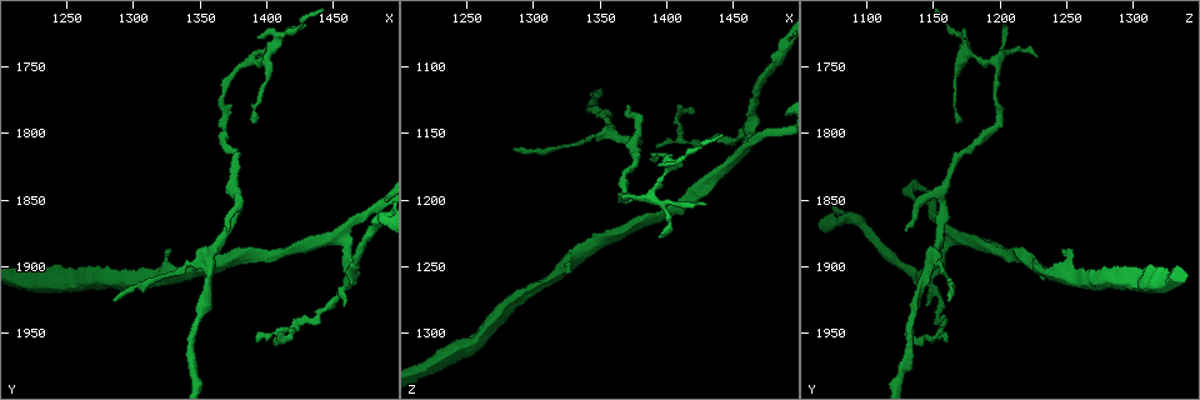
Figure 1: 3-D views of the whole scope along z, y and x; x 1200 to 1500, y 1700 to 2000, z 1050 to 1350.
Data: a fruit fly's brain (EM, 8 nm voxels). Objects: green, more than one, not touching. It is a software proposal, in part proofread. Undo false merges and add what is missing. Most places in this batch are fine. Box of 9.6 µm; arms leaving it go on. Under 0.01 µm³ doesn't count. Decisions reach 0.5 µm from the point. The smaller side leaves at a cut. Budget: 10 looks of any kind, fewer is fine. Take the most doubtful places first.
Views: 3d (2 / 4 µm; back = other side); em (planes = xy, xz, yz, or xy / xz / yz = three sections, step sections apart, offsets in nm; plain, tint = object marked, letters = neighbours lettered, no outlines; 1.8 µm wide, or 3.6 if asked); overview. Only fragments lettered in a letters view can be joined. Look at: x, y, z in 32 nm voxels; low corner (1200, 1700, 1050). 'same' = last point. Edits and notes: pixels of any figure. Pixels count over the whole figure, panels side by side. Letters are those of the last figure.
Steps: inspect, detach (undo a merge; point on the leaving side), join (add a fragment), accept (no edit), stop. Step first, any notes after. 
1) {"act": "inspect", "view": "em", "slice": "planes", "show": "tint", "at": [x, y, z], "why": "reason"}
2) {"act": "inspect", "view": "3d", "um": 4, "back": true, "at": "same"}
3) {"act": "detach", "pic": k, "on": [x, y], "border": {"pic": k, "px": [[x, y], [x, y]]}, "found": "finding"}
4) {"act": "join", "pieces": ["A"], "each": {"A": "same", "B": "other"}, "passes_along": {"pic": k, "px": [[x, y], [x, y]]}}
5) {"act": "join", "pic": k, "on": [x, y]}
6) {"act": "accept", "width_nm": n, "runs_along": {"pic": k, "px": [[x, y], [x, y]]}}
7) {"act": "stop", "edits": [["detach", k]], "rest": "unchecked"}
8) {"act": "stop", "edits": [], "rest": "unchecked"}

{"act": "inspect", "view": "em", "slice": "yz", "step": 16, "show": "tint", "at": [1422, 1946, 1134], "why": "tapers out"}

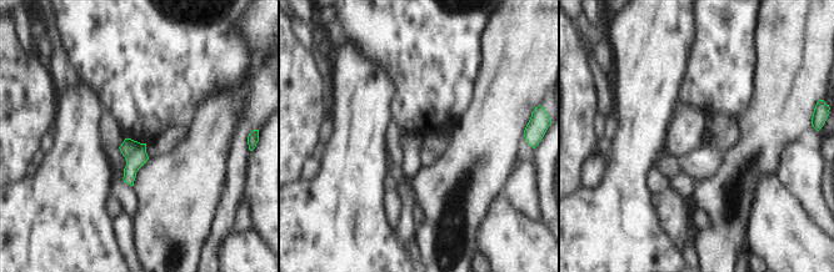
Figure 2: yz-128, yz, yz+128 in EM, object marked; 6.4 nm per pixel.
{"act": "inspect", "view": "em", "slice": "planes", "show": "letters", "at": "same", "why": "another direction"}

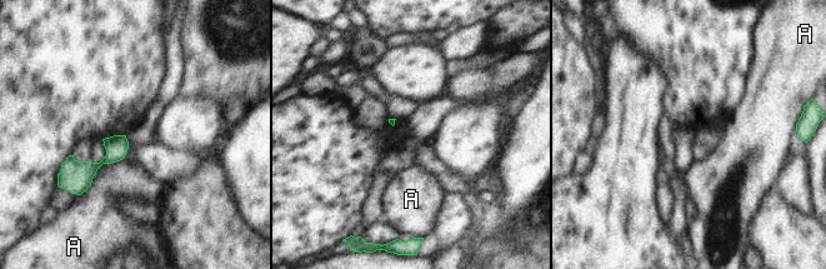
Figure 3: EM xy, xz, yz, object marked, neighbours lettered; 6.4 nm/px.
{"act": "accept", "each": {"A": "other"}, "found": "no lettered fragment goes on from it"}

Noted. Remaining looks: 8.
{"act": "inspect", "view": "3d", "um": 4, "at": [1284, 1926, 1162], "why": "branch stops here"}

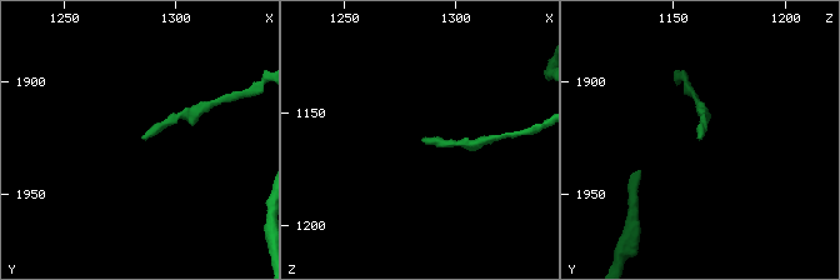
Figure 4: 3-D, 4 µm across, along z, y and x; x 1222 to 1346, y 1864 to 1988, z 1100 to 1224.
{"act": "inspect", "view": "em", "slice": "planes", "show": "letters", "at": [1284, 1926, 1162]}

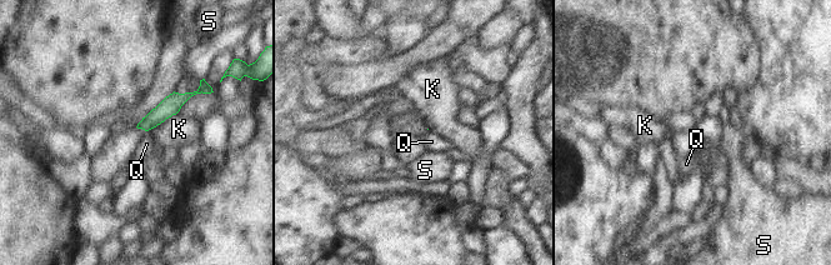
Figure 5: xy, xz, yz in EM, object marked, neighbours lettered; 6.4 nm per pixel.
{"act": "accept", "each": {"K": "other", "Q": "other", "S": "other"}, "runs_along": {"pic": 5, "px": [[185, 96], [141, 125]]}, "found": "no lettered fragment goes on from it"}

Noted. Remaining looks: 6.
{"act": "inspect", "view": "3d", "um": 4, "at": [1384, 1748, 1198], "why": "arms part here"}

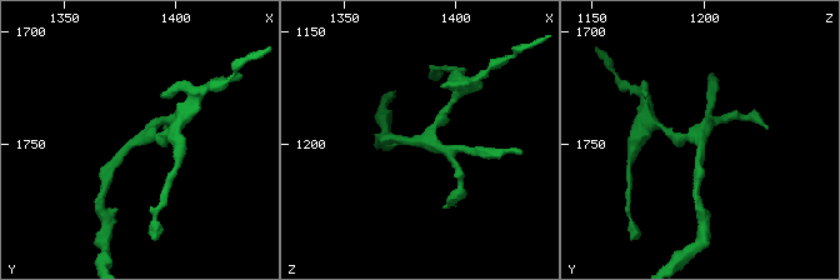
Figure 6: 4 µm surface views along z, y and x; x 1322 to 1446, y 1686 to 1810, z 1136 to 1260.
{"act": "inspect", "view": "em", "slice": "planes", "show": "plain", "at": [1385, 1747, 1197], "why": "shape alone is not enough"}

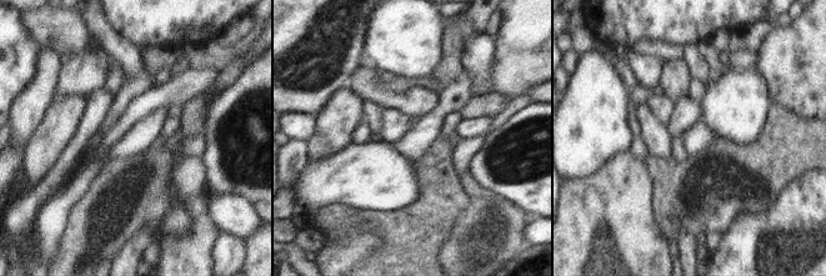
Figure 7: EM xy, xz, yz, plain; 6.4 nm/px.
{"act": "inspect", "view": "em", "slice": "planes", "show": "letters", "at": "same", "why": "see the neighbours"}

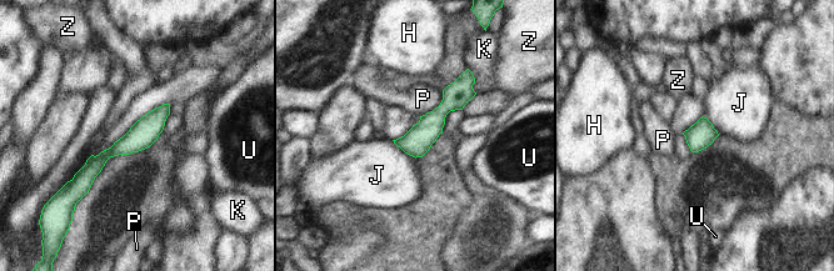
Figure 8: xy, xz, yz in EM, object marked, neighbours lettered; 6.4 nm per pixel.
{"act": "accept", "longest_contact_nm": ["P", 220], "each": {"H": "other", "J": "other", "K": "other", "P": "other", "U": "other", "Z": "other"}, "runs_along": {"pic": 8, "px": [[166, 106], [78, 182]]}, "found": "continuous, no second neuron"}

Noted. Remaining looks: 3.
{"act": "inspect", "view": "3d", "um": 4, "at": [1328, 1886, 1254], "why": "free end"}

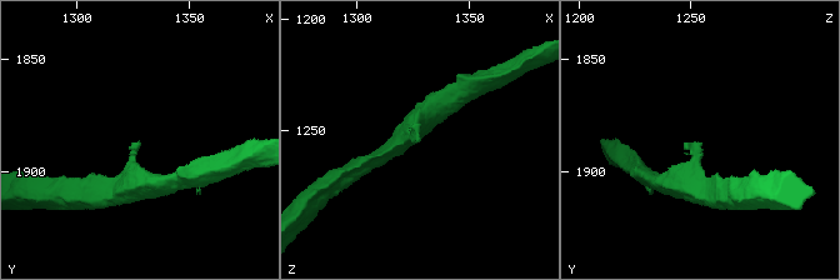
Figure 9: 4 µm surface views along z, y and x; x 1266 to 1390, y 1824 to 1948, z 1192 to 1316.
{"act": "inspect", "view": "em", "slice": "xy", "step": 8, "show": "letters", "at": [1328, 1887, 1254], "why": "now the EM"}

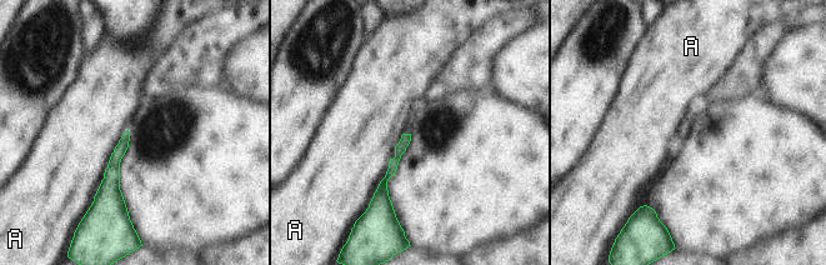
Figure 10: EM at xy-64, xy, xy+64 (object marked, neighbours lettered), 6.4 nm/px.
{"act": "inspect", "view": "em", "slice": "planes", "show": "letters", "at": "same"}

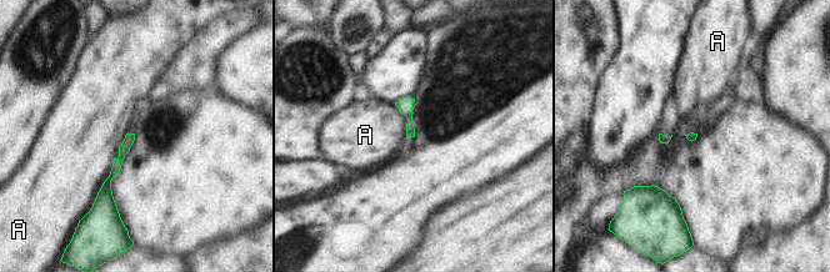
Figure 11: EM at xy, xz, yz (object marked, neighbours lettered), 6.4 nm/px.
{"act": "accept", "each": {"A": "other"}, "runs_along": {"pic": 11, "px": [[131, 136], [106, 184], [108, 204]]}, "found": "none of them fits"}

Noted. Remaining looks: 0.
{"act": "stop", "edits": [], "rest": "unchecked"}

